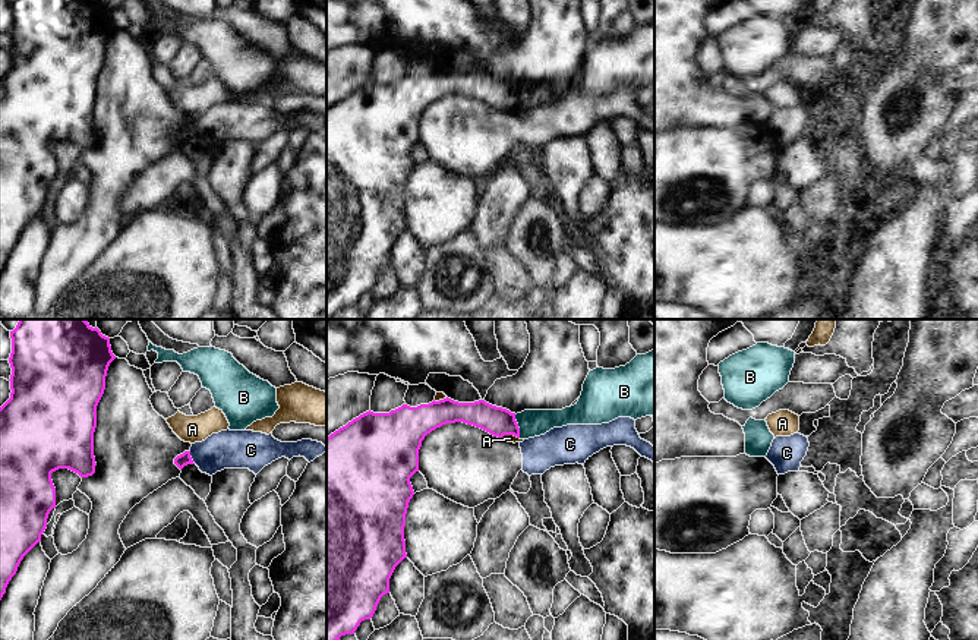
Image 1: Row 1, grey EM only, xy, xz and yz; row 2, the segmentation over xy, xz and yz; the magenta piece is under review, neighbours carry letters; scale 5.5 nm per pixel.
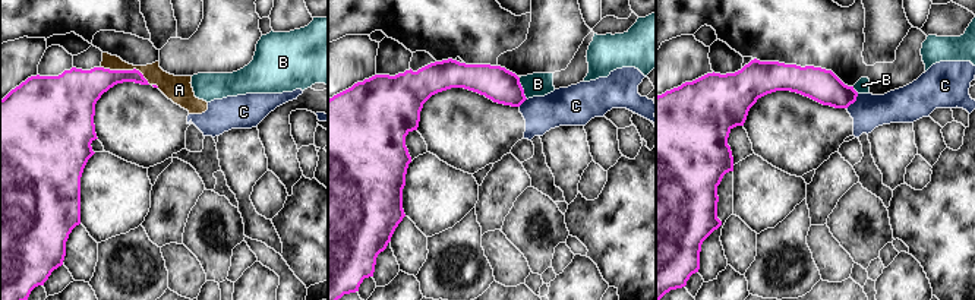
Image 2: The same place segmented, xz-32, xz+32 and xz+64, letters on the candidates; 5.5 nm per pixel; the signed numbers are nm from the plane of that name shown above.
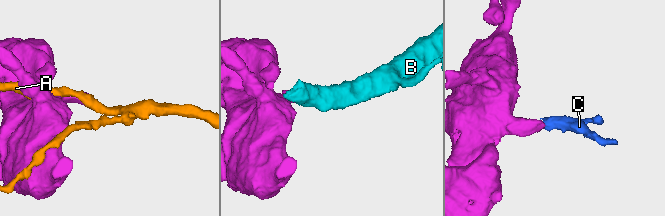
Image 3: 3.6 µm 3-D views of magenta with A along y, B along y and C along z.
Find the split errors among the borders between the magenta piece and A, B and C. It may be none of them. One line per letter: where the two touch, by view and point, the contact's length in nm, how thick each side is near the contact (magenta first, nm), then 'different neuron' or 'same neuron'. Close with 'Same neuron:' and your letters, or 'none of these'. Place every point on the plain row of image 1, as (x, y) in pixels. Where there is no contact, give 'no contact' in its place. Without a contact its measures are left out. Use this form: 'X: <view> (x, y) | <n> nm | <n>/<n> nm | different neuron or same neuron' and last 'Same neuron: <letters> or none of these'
A: xz (510, 106) | 100 nm | 160/50 nm | different neuron
B: xz (517, 98) | 130 nm | 160/150 nm | different neuron
C: xy (191, 129) | 80 nm | 70/200 nm | different neuron
Same neuron: none of these

